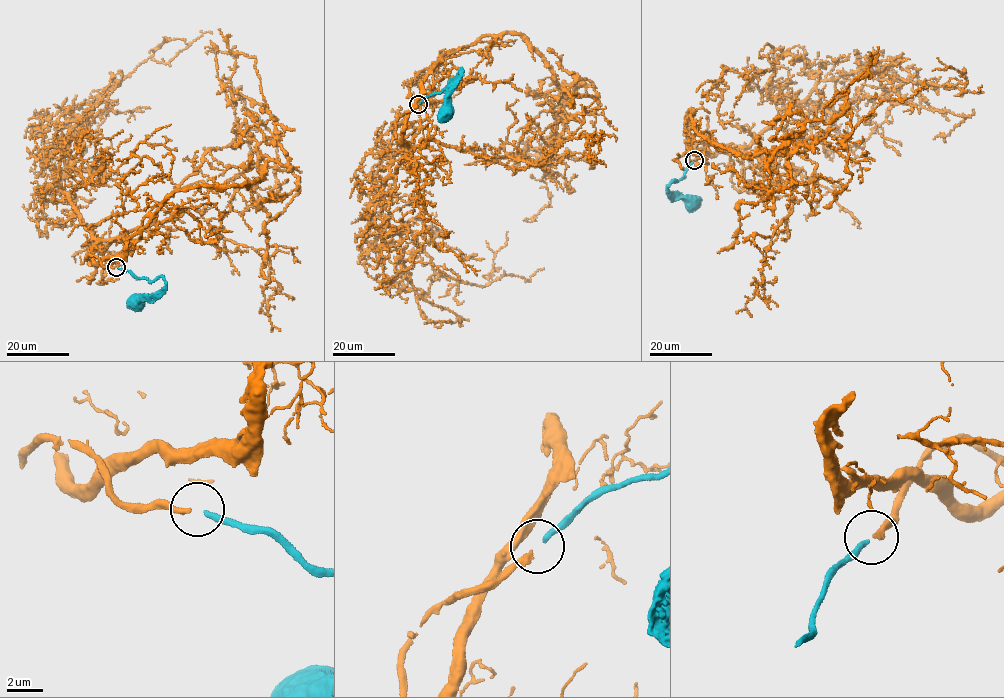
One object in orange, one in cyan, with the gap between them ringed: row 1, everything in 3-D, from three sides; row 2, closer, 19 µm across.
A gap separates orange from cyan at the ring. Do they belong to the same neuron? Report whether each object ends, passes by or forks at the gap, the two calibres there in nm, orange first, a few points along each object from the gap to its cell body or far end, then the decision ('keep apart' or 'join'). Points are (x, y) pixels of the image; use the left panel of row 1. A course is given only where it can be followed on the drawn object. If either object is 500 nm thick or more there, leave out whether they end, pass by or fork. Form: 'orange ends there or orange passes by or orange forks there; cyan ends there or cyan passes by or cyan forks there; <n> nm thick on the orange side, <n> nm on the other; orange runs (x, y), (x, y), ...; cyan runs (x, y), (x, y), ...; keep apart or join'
orange ends there; cyan ends there; 300 nm thick on the orange side, 280 nm on the other; orange runs (114, 267), (86, 260), (125, 253), (174, 192), (286, 165), (274, 118), (240, 94), (278, 141), (270, 191); cyan runs (117, 267), (152, 281), (162, 277), (166, 288), (145, 299), (144, 296), (137, 302); join

